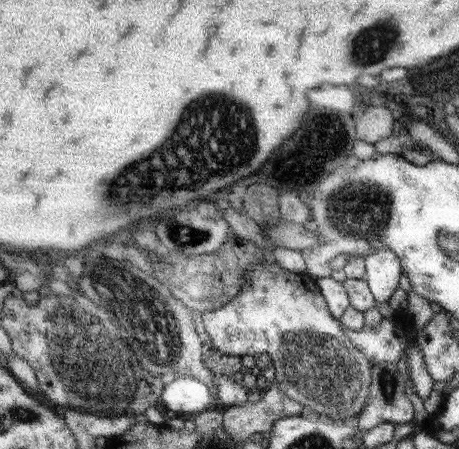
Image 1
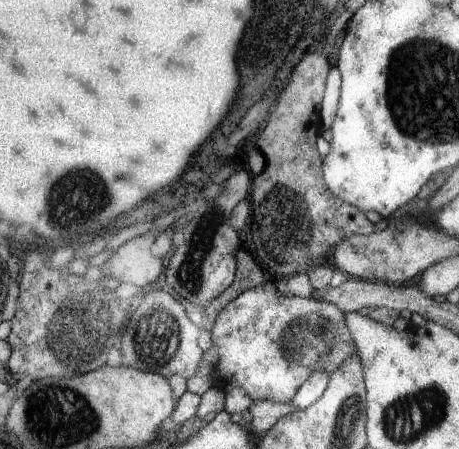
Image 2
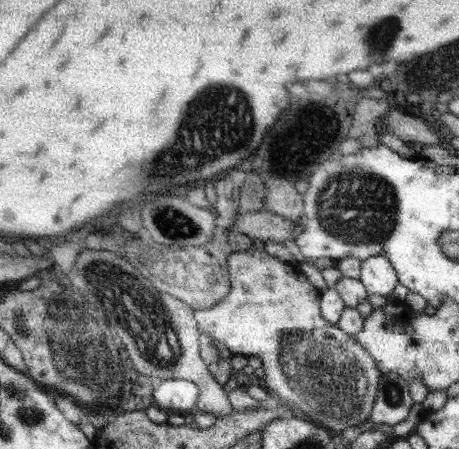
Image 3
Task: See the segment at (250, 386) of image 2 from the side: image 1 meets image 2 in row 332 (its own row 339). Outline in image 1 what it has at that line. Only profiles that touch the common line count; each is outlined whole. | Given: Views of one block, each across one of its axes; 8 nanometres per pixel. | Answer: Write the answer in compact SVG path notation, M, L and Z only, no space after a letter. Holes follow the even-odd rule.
M261 262L245 272L245 282L235 298L231 298L221 308L201 314L201 324L205 326L211 344L215 350L227 356L253 356L267 354L271 358L271 366L275 370L275 382L285 392L287 398L299 402L301 406L309 406L315 414L327 416L333 422L343 422L345 418L359 416L365 400L369 398L369 386L373 376L373 364L353 342L347 338L339 320L329 314L327 302L319 292L319 286L311 280L311 276L297 274L285 270L281 264Z

